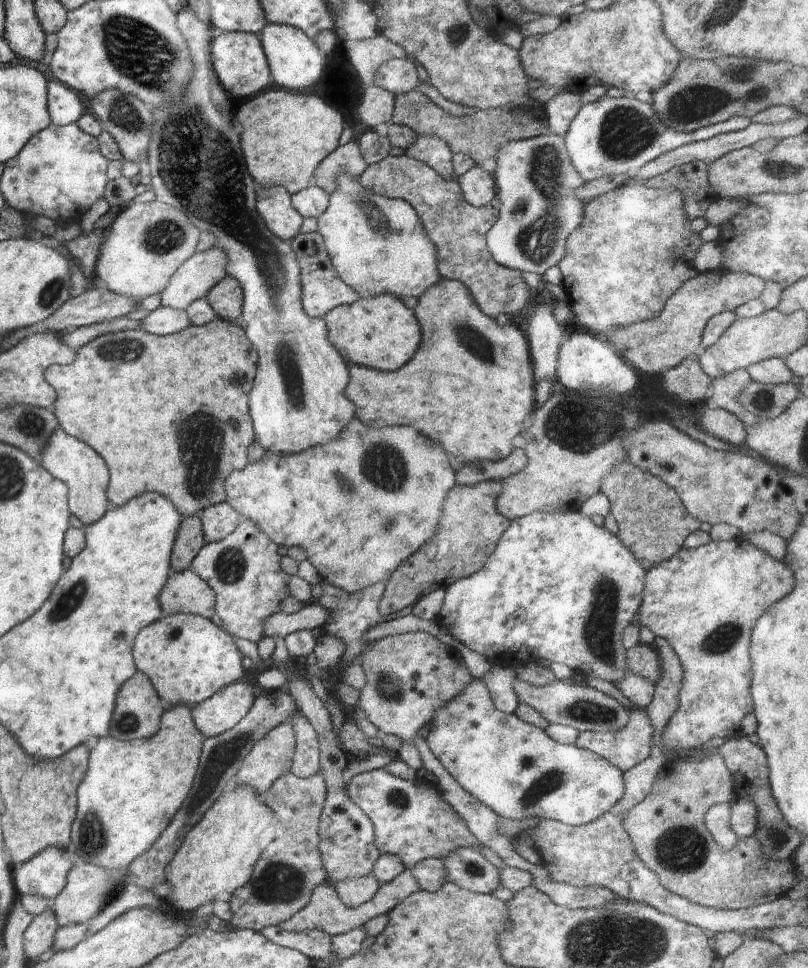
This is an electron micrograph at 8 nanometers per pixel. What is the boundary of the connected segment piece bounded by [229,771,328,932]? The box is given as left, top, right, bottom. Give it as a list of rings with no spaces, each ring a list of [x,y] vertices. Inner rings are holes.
[[[319,771],[309,778],[298,777],[288,772],[288,774],[280,776],[267,793],[263,795],[261,798],[263,803],[273,810],[275,819],[280,820],[282,828],[286,828],[286,830],[280,830],[284,834],[278,834],[284,840],[276,838],[272,844],[269,844],[260,854],[260,858],[254,866],[252,878],[248,880],[247,884],[231,894],[229,904],[232,919],[229,923],[233,929],[251,929],[261,932],[268,926],[279,926],[280,922],[289,920],[308,904],[316,886],[327,882],[326,868],[324,868],[324,862],[320,855],[319,834],[320,816],[322,816],[322,810],[326,802],[326,794],[328,794],[328,784],[324,780],[324,774]]]

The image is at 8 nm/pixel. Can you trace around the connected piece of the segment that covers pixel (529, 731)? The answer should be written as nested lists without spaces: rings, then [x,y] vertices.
[[[472,679],[464,684],[462,692],[436,712],[426,744],[460,787],[496,815],[508,820],[542,818],[577,826],[596,820],[624,798],[622,771],[594,752],[555,742],[544,729],[524,723],[515,713],[496,709],[482,679]]]

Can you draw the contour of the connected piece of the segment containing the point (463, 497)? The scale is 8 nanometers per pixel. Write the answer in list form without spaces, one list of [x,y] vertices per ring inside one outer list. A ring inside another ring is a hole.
[[[482,480],[474,486],[455,485],[444,500],[442,516],[437,532],[417,553],[404,560],[390,579],[380,600],[380,614],[396,614],[407,606],[419,602],[424,596],[437,589],[446,590],[454,580],[478,573],[488,556],[496,549],[510,521],[496,509],[496,500],[503,486],[496,480]]]

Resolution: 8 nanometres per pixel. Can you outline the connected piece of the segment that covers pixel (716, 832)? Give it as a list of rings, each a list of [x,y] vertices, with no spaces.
[[[719,803],[712,806],[705,815],[704,824],[712,838],[724,848],[730,850],[739,838],[730,827],[731,806],[728,803]]]

